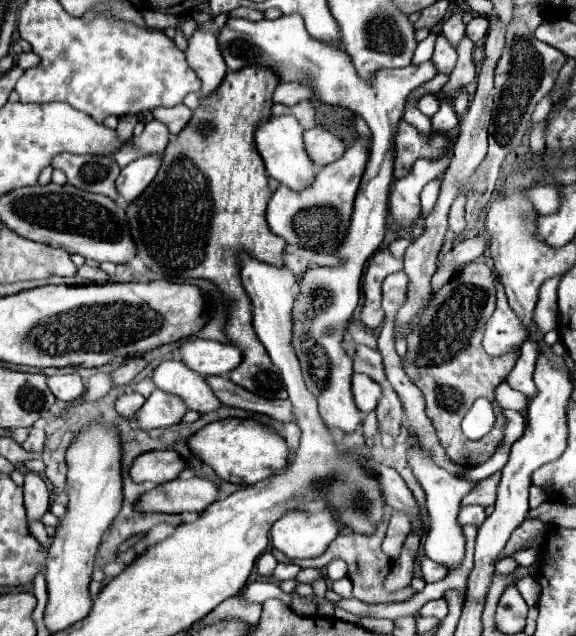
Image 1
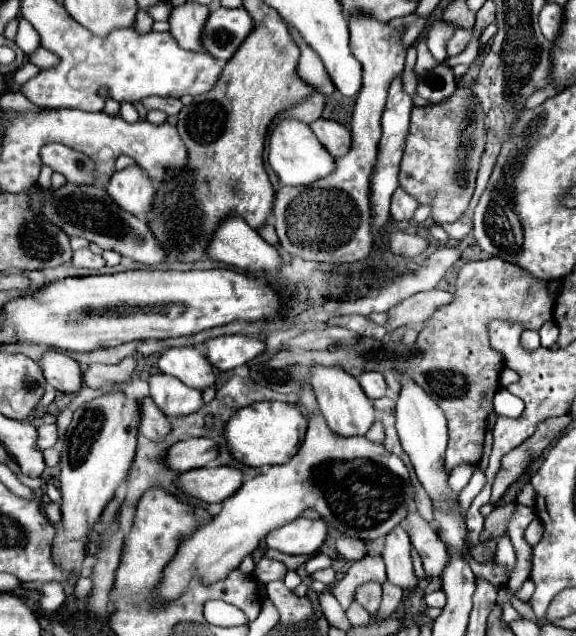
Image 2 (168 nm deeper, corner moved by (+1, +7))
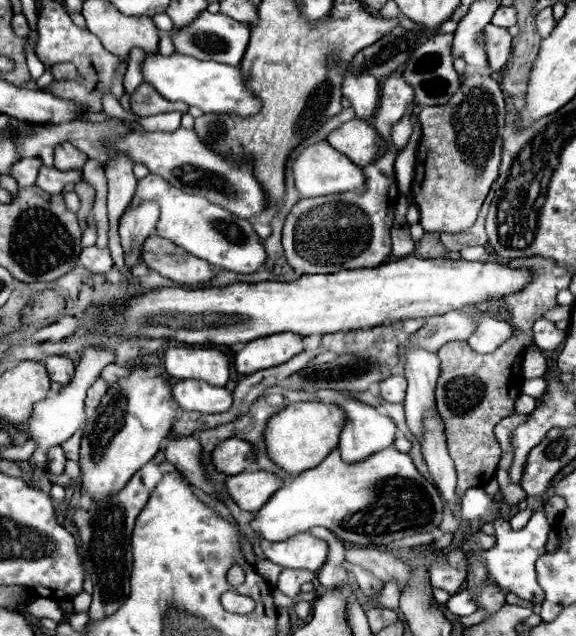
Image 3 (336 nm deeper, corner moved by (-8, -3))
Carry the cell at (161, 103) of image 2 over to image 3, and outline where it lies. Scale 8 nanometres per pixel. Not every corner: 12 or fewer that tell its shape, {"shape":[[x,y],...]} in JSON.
{"shape":[[142,83],[130,97],[138,117],[180,111],[188,105],[168,101],[150,83]]}

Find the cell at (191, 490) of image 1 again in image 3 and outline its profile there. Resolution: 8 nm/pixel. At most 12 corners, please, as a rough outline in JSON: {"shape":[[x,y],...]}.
{"shape":[[244,471],[228,477],[228,495],[258,511],[284,485],[276,473]]}

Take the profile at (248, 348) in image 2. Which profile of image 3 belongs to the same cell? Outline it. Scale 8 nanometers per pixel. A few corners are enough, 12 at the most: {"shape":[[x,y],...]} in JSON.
{"shape":[[278,333],[234,355],[240,375],[282,365],[304,351],[302,335]]}

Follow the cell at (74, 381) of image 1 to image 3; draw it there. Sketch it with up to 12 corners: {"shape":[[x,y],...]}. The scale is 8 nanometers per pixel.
{"shape":[[50,355],[44,361],[52,381],[68,383],[74,371],[72,359]]}

